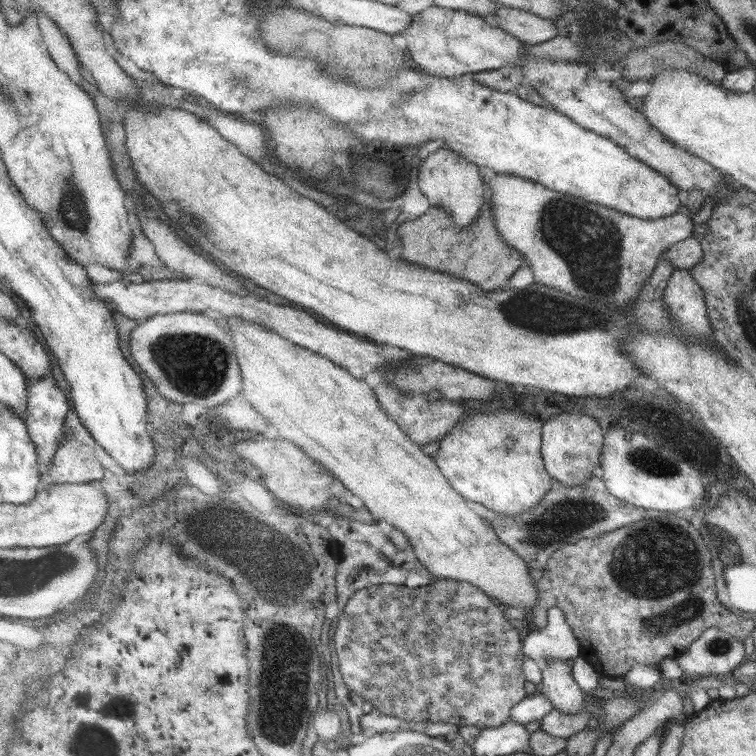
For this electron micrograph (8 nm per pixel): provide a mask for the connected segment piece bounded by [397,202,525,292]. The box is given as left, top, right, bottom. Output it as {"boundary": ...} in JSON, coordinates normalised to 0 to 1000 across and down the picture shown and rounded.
{"boundary":[[[643,267],[628,292],[618,300],[610,300],[598,291],[597,283],[589,275],[569,271],[558,286],[546,291],[537,288],[526,300],[525,308],[533,320],[533,332],[529,340],[536,345],[603,365],[608,370],[619,370],[624,376],[630,376],[632,381],[638,381],[640,386],[667,382],[667,378],[675,372],[675,366],[690,352],[694,341],[661,312],[652,283],[648,267]]]}

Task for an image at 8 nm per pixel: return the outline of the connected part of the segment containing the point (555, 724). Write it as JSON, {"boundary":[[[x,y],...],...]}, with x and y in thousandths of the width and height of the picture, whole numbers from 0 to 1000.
{"boundary":[[[731,937],[716,954],[713,966],[738,976],[751,976],[776,963],[778,943],[746,944]]]}

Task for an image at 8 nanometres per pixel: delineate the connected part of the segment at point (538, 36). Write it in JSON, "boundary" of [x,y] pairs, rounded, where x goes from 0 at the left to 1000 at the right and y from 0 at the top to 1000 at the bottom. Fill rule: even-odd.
{"boundary":[[[661,9],[655,13],[652,26],[664,40],[698,60],[722,56],[738,46],[735,34],[730,32],[734,28],[688,12]]]}

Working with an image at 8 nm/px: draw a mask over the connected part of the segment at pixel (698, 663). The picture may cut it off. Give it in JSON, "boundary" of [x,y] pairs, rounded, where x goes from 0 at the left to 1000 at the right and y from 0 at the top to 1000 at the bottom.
{"boundary":[[[950,829],[934,831],[918,849],[910,853],[906,862],[893,869],[905,892],[913,892],[919,896],[970,894],[989,870],[991,868],[987,865],[983,851]]]}

